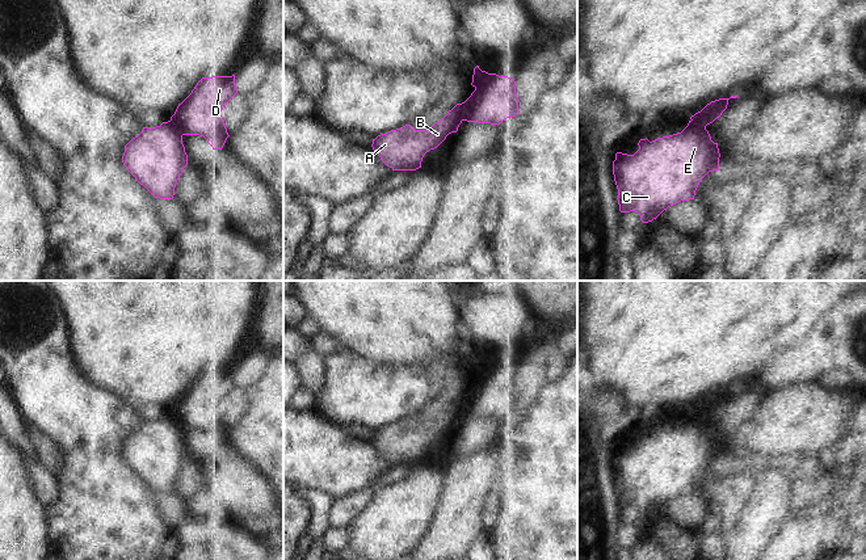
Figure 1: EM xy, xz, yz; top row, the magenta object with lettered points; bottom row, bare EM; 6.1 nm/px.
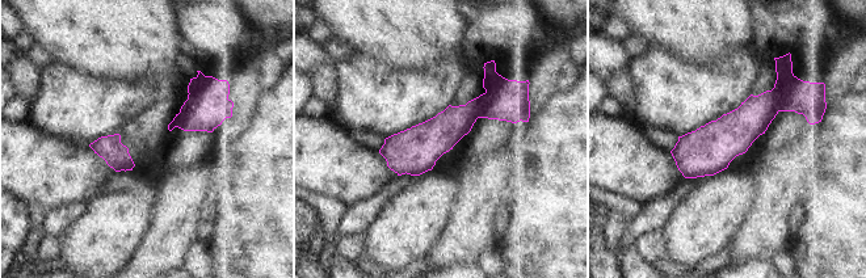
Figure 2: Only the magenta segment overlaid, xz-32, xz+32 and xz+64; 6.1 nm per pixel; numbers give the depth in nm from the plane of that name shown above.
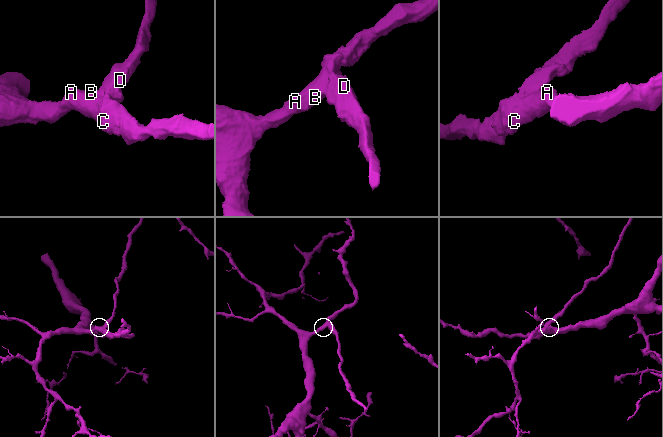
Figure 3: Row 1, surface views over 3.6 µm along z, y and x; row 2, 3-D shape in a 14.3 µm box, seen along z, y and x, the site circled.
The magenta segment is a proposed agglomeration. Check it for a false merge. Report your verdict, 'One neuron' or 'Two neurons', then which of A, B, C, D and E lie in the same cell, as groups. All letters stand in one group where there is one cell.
Two neurons. Groups: A B C E / D.

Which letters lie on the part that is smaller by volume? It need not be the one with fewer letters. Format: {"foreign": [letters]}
{"foreign": ["D"]}

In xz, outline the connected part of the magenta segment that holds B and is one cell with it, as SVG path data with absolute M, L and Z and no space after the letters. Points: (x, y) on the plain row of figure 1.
M471 392L457 397L447 408L425 424L415 424L411 418L391 424L373 433L373 443L392 464L416 464L423 451L437 442L449 428L457 426Z

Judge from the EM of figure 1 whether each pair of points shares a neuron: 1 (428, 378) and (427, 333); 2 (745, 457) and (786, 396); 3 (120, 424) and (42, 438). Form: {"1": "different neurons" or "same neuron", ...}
{"1": "different neurons", "2": "same neuron", "3": "different neurons"}

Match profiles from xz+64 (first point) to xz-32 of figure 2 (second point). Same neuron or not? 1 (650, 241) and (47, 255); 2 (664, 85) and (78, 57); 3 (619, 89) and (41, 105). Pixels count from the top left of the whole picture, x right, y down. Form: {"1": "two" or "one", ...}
{"1": "one", "2": "two", "3": "two"}

